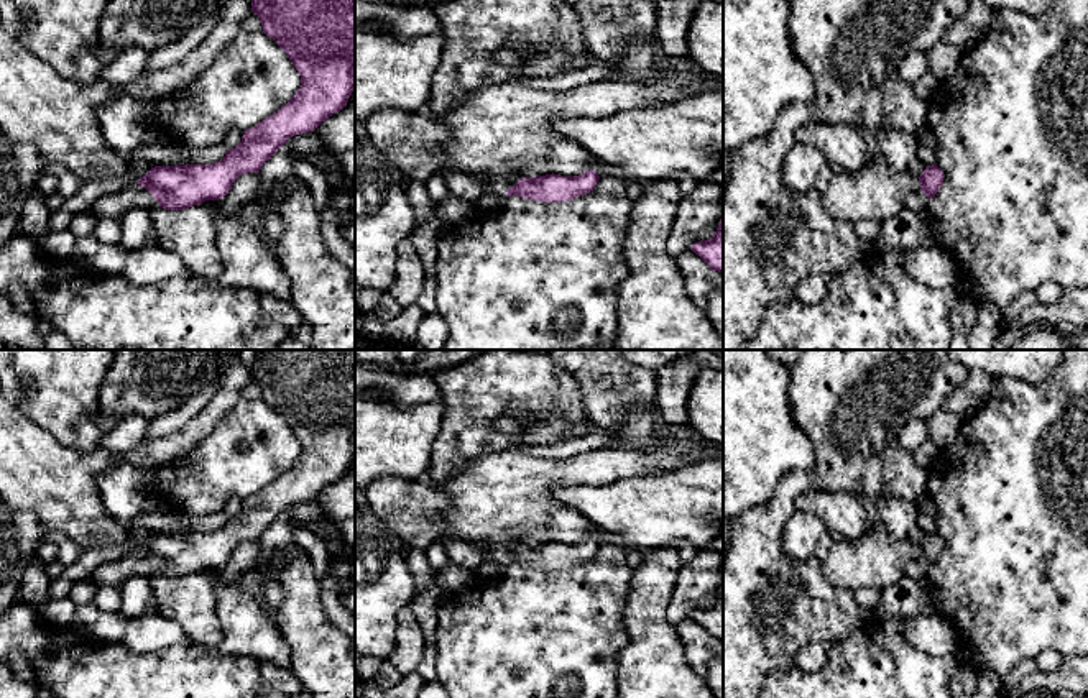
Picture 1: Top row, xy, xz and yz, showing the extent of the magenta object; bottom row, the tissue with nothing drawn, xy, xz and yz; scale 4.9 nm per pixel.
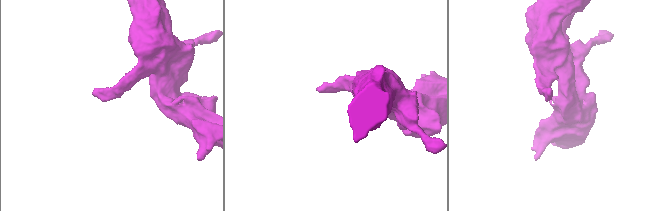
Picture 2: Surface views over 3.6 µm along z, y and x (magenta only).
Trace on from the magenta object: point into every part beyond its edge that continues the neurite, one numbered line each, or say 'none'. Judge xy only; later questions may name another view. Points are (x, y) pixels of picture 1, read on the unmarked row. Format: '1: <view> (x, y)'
1: xy (114, 574)

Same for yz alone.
1: yz (917, 569)

